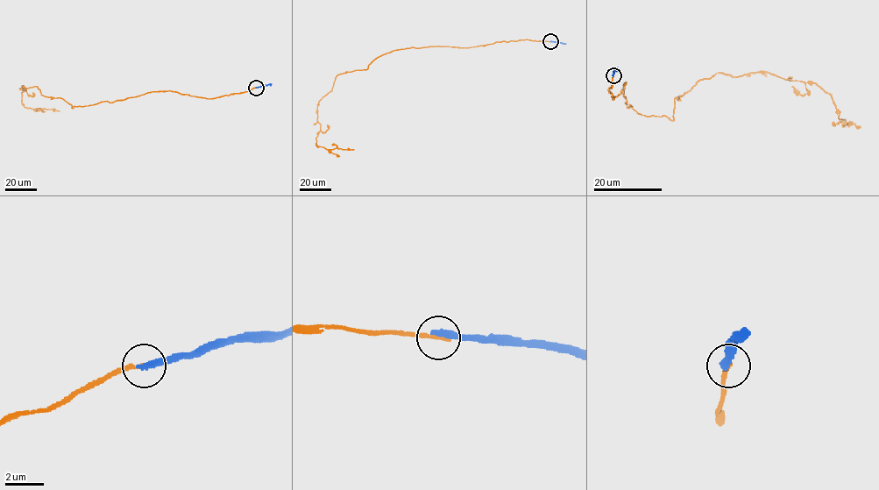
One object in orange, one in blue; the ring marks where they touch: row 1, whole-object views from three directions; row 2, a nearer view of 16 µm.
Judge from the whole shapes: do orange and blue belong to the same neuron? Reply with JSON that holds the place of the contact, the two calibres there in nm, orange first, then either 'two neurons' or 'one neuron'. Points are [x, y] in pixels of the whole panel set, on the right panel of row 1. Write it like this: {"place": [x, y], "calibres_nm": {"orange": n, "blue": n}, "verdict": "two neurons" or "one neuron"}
{"place": [613, 75], "calibres_nm": {"orange": 240, "blue": 340}, "verdict": "two neurons"}

